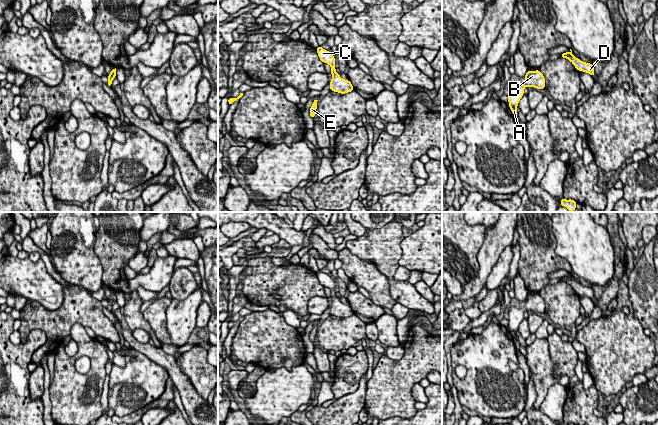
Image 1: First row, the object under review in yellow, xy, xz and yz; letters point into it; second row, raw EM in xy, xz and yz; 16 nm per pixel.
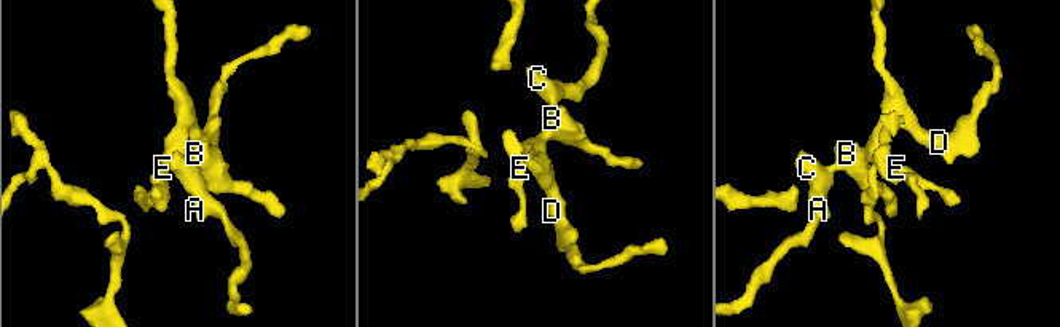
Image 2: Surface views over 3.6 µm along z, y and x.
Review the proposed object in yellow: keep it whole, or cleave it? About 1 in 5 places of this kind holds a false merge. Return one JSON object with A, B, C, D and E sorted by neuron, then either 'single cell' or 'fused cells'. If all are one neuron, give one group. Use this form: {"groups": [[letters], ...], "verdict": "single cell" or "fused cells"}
{"groups": [["A", "B", "C", "D", "E"]], "verdict": "single cell"}

